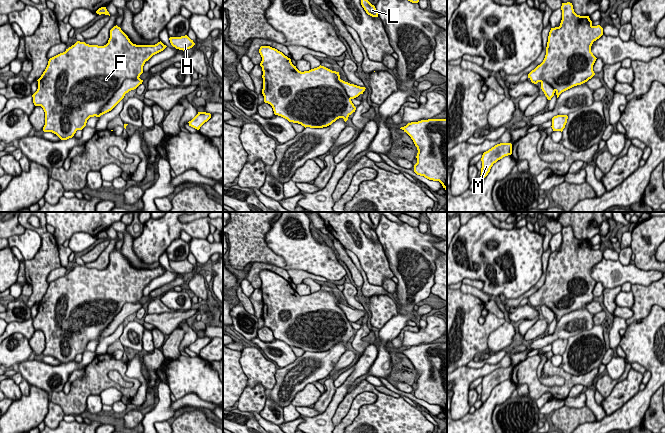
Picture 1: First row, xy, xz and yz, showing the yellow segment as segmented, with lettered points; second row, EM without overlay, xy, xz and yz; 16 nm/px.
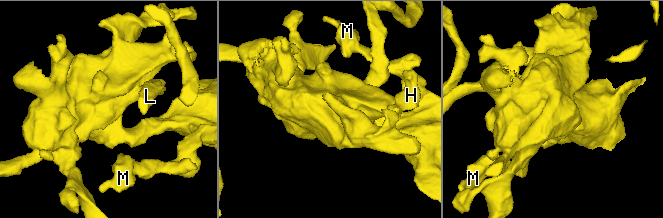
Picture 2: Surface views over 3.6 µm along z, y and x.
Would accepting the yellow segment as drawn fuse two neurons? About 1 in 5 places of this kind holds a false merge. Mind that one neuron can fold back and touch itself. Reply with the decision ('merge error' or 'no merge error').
no merge error

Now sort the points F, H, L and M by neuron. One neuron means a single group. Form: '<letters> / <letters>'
F H L M

